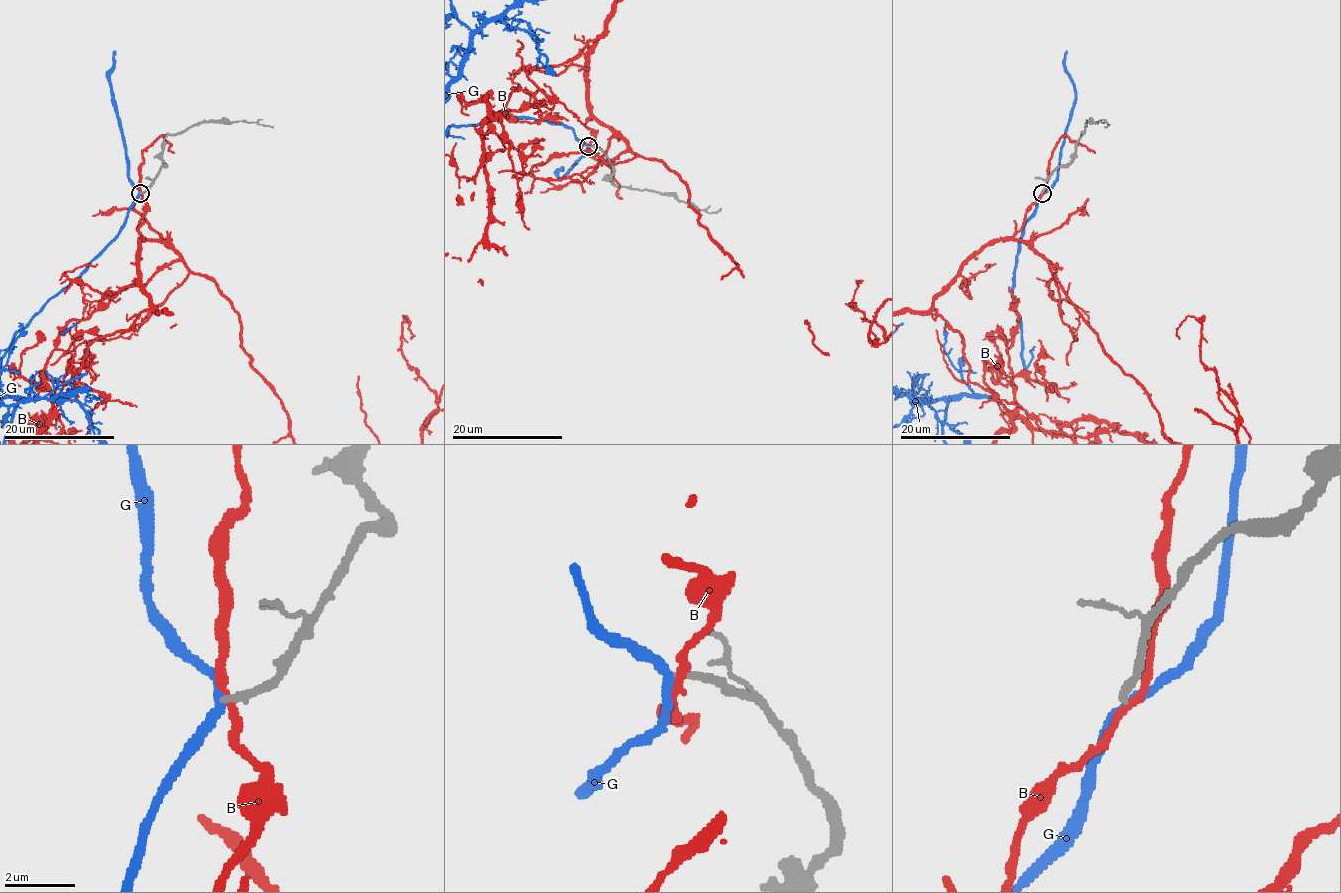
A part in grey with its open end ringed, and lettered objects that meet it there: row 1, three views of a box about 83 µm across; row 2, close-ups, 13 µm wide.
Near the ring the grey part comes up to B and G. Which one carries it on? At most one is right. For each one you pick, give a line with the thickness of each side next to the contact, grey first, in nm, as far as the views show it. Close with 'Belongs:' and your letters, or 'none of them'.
Belongs: none of them

